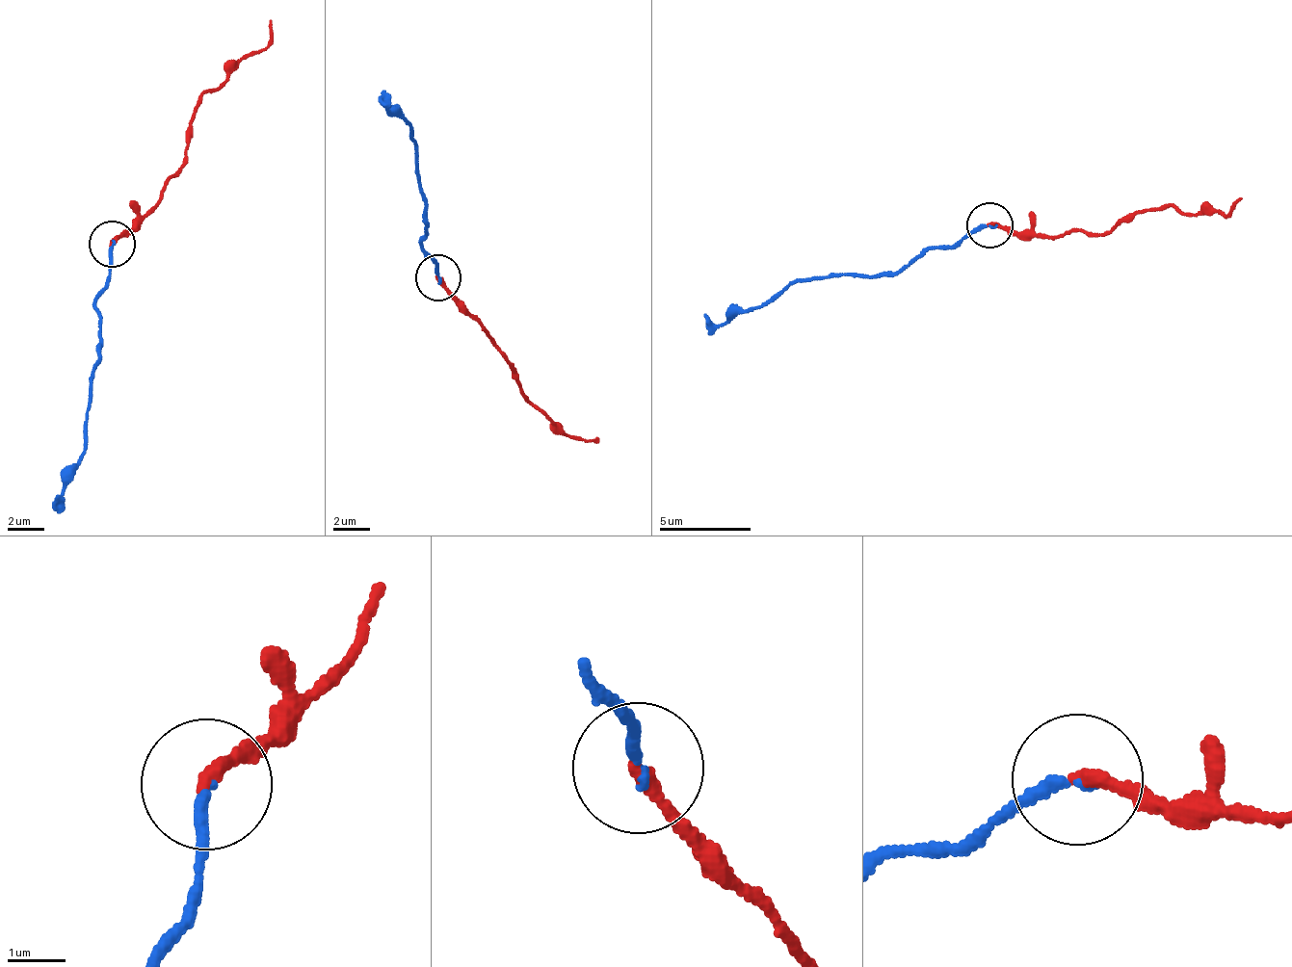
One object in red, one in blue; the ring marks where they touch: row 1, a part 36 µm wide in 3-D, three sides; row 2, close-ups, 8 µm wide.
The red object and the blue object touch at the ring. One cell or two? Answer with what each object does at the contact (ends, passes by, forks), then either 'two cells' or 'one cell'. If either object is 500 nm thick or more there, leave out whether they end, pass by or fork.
red ends there; blue ends there; one cell

